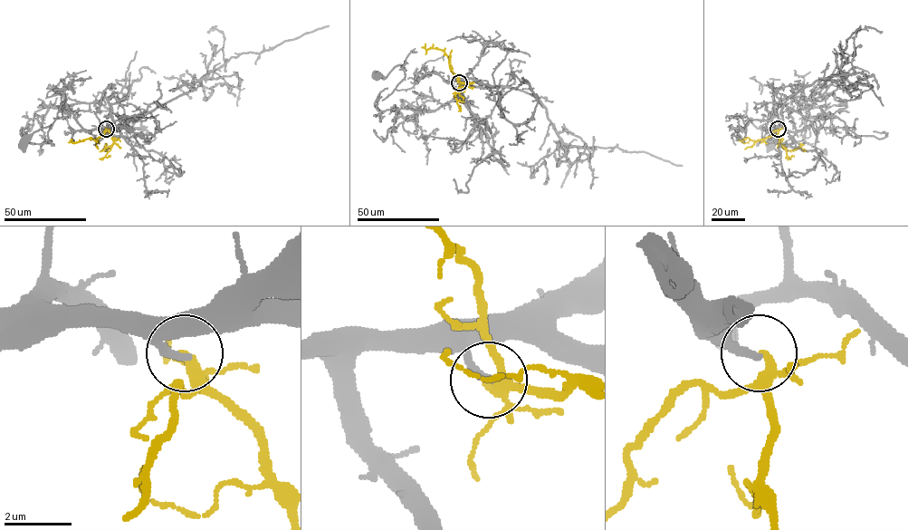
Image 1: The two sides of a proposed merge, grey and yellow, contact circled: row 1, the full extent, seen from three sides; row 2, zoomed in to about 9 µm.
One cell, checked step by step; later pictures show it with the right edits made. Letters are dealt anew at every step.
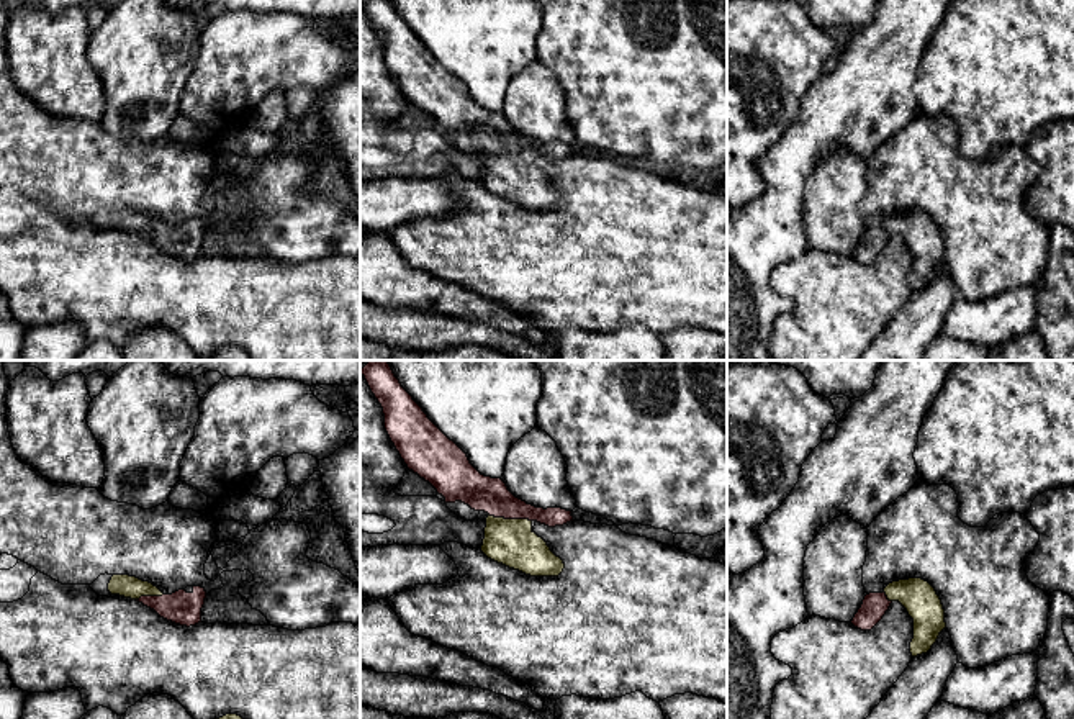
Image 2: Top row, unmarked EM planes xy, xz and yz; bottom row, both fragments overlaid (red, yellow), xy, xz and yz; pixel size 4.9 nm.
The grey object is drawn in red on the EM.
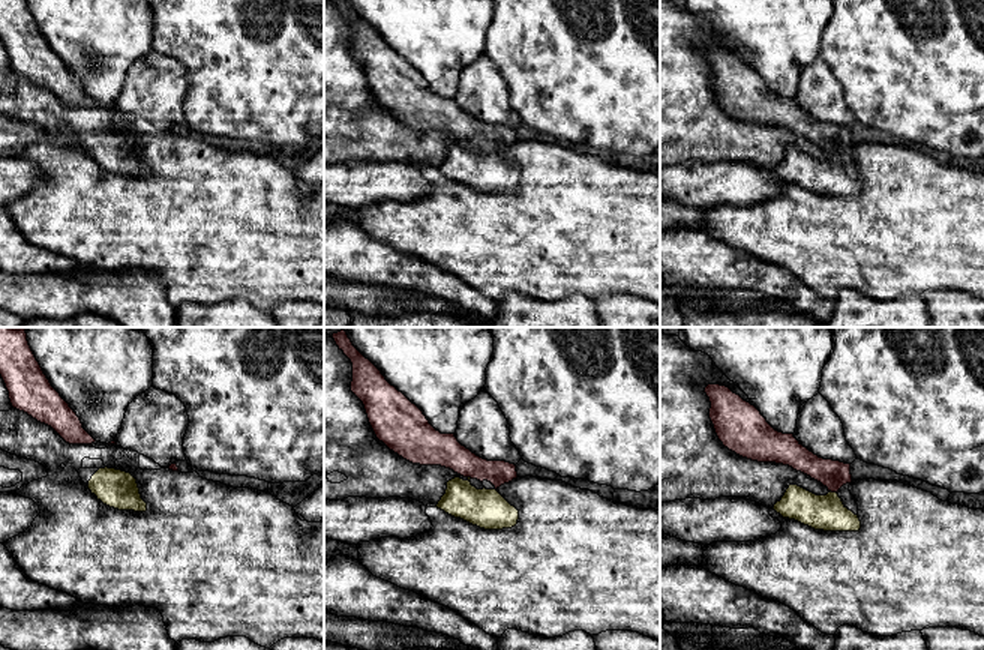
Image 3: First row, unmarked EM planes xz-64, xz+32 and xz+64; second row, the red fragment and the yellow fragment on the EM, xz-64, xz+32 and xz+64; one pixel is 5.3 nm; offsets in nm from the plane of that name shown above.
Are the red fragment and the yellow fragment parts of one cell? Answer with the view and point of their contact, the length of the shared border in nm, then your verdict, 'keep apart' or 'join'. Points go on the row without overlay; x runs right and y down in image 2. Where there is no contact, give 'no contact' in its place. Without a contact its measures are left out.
xz (509, 151) | 220 nm | join

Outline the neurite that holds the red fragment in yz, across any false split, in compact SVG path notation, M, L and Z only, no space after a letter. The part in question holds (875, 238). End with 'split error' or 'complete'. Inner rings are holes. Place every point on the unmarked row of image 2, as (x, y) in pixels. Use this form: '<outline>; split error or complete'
M922 211L892 215L882 226L866 228L851 257L861 264L871 264L892 234L899 234L914 252L912 290L927 287L946 260L946 255L940 229Z; split error

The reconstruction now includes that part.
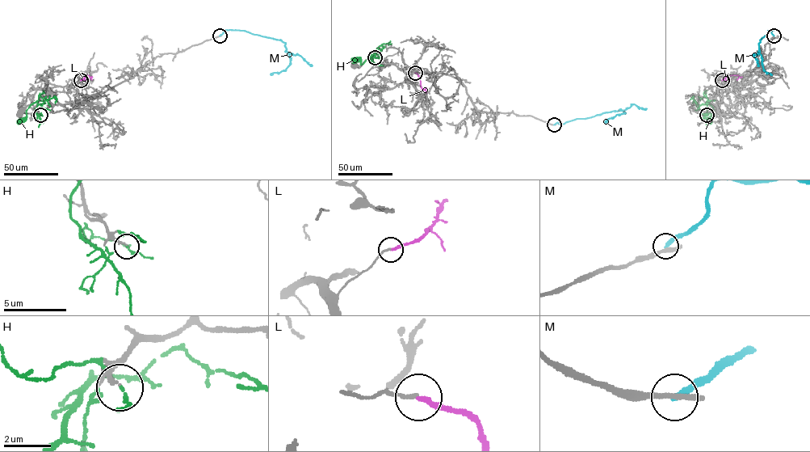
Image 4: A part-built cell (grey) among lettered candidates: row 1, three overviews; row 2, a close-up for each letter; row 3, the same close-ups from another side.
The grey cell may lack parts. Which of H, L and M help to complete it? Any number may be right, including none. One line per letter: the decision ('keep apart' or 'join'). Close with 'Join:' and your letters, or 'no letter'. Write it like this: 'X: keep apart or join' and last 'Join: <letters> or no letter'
H: keep apart
L: keep apart
M: keep apart
Join: no letter

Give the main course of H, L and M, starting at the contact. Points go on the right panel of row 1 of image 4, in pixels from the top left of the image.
H: (707, 115), (707, 104), (710, 100), (707, 99), (714, 111), (708, 124)
L: (722, 80), (732, 75), (741, 76)
M: (774, 35), (773, 30), (768, 31), (758, 43), (763, 70), (771, 75)

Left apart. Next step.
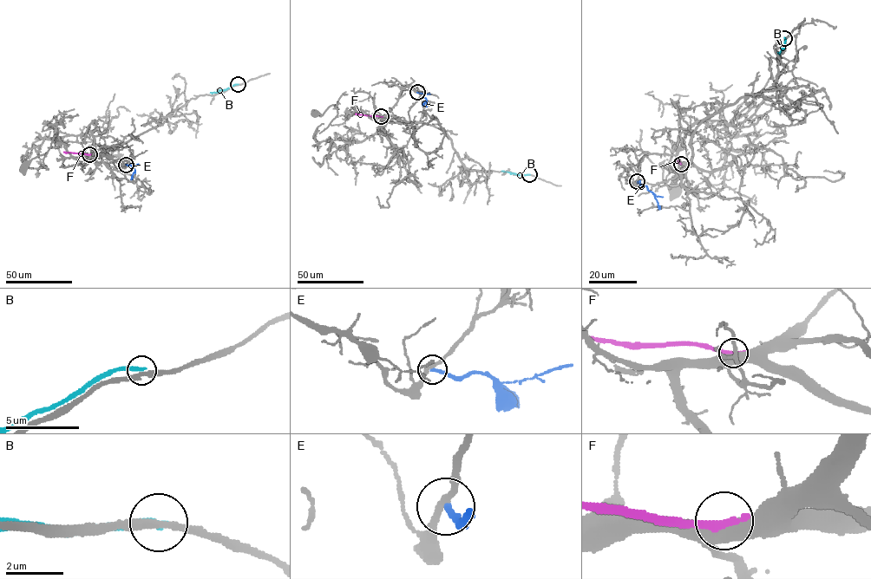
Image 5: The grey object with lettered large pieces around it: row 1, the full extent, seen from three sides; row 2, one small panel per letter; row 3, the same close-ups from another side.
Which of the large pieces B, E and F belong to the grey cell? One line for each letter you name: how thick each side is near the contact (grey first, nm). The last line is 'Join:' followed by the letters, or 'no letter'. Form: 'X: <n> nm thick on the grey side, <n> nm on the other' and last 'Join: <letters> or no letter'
Join: no letter

